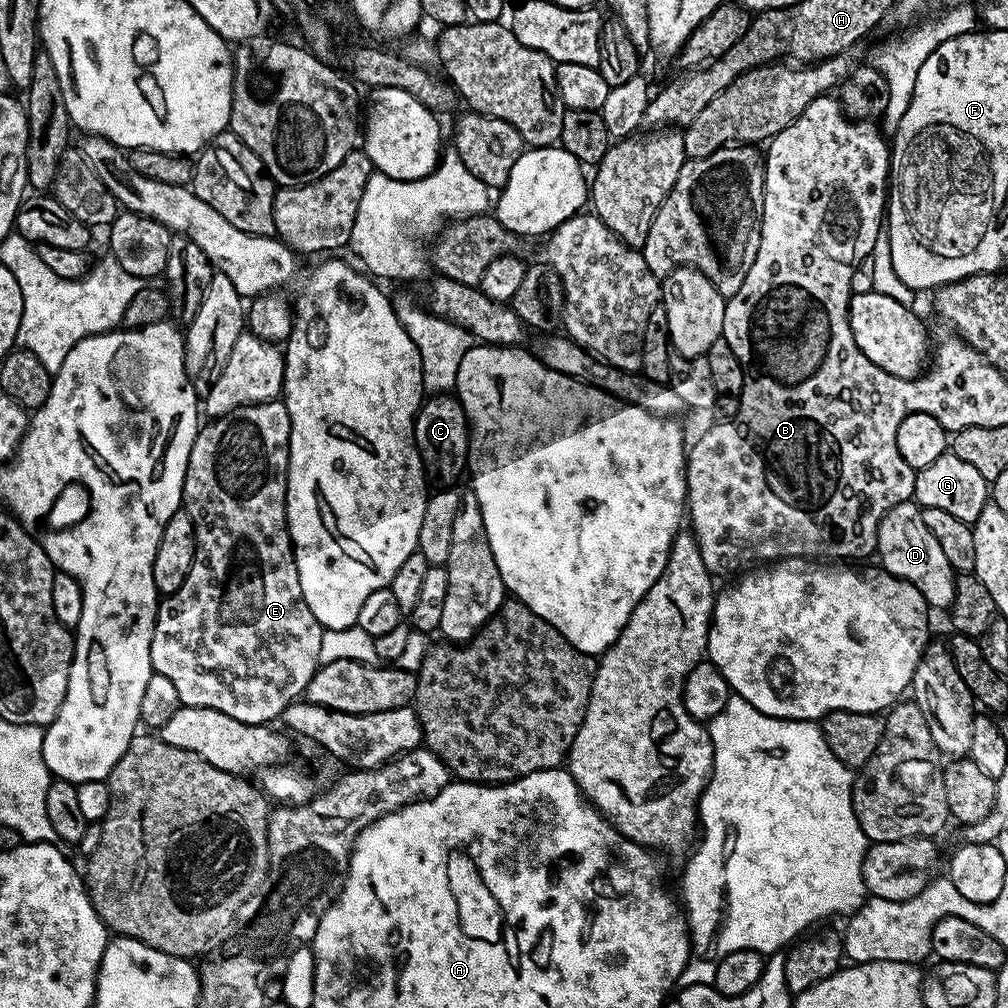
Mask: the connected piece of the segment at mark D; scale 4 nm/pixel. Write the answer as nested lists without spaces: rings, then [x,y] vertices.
[[[907,500],[884,515],[876,528],[875,555],[880,556],[879,567],[892,576],[910,582],[918,590],[918,594],[922,594],[929,609],[951,609],[956,593],[957,573],[952,571],[950,562],[946,562],[946,553],[942,546],[938,546],[934,534],[930,534],[926,522],[922,522],[922,509],[919,504]]]

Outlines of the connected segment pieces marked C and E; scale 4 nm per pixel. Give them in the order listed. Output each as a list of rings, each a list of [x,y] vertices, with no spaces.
[[[432,394],[421,403],[420,411],[416,413],[416,449],[420,451],[420,457],[424,463],[424,475],[436,486],[452,486],[456,479],[465,475],[468,466],[468,416],[464,413],[464,407],[459,399],[452,394]]]
[[[283,399],[267,400],[261,404],[241,404],[230,410],[225,416],[209,419],[196,435],[194,446],[190,450],[190,462],[186,466],[184,479],[183,511],[190,514],[194,522],[196,535],[196,553],[190,566],[190,574],[186,574],[186,582],[178,586],[178,590],[167,593],[159,601],[156,609],[156,625],[154,638],[150,642],[150,658],[152,671],[170,678],[178,690],[178,698],[185,708],[209,708],[222,714],[230,714],[230,718],[238,718],[238,722],[247,724],[273,723],[272,719],[283,717],[286,706],[293,700],[303,697],[308,690],[310,678],[320,667],[320,651],[322,650],[322,634],[326,631],[310,614],[310,606],[302,598],[302,586],[298,582],[298,566],[296,556],[292,552],[292,539],[288,533],[288,443],[290,442],[290,414],[286,410]]]

